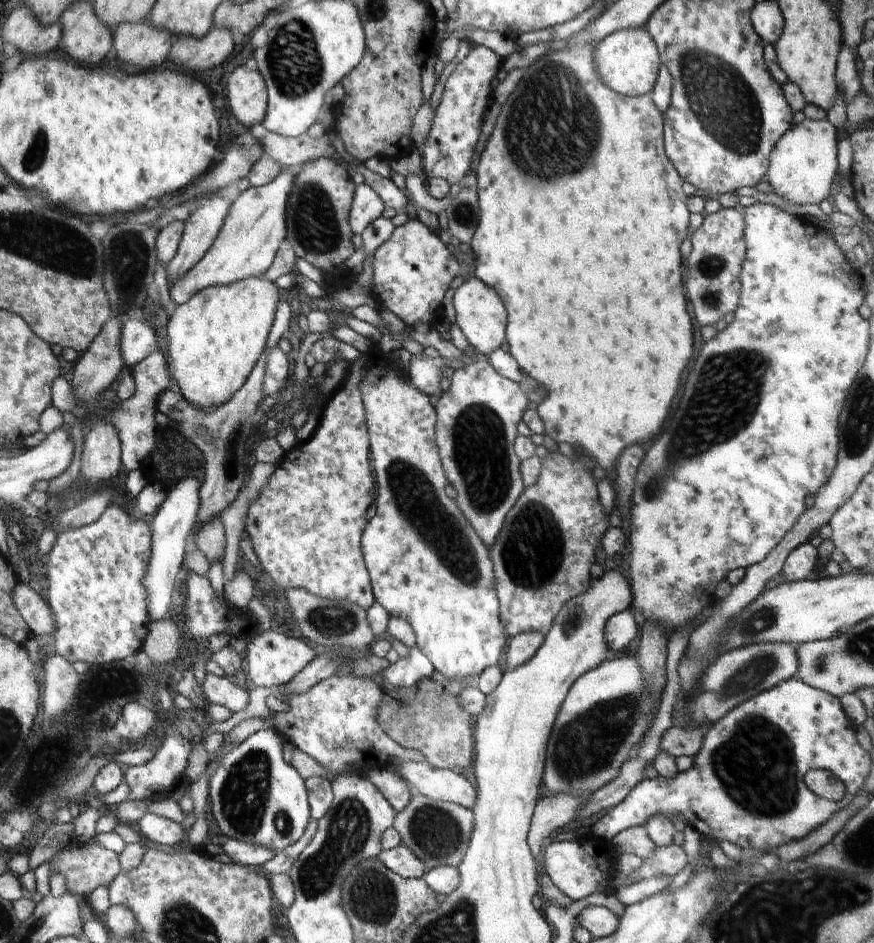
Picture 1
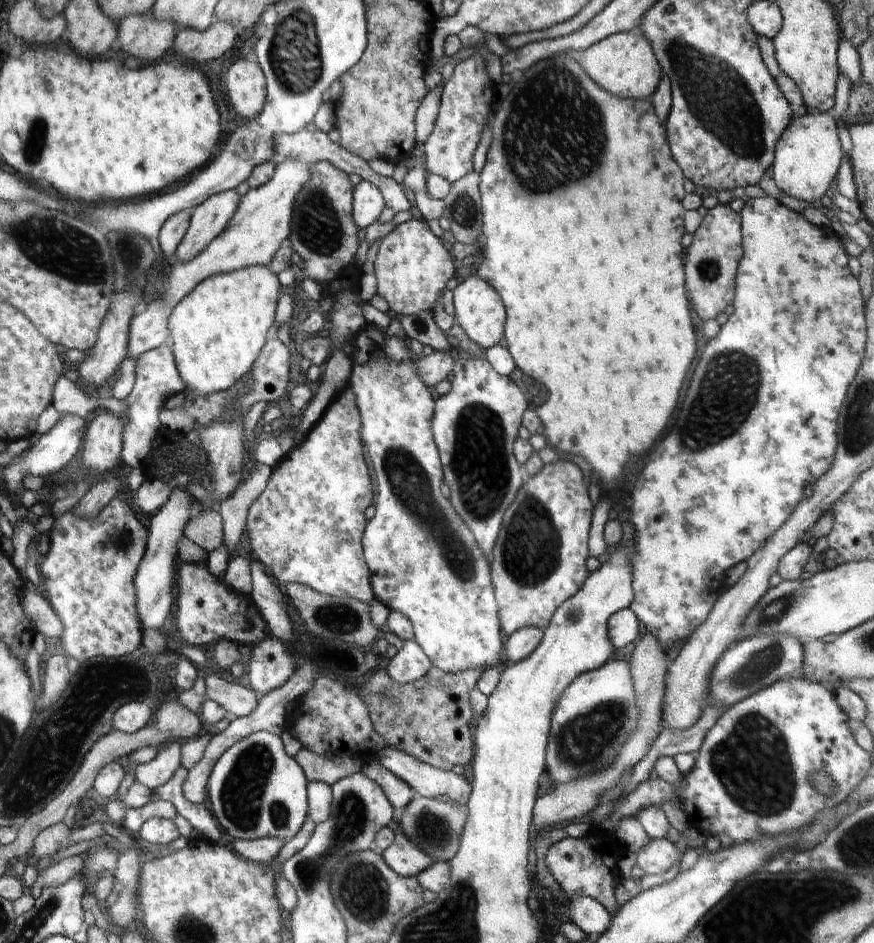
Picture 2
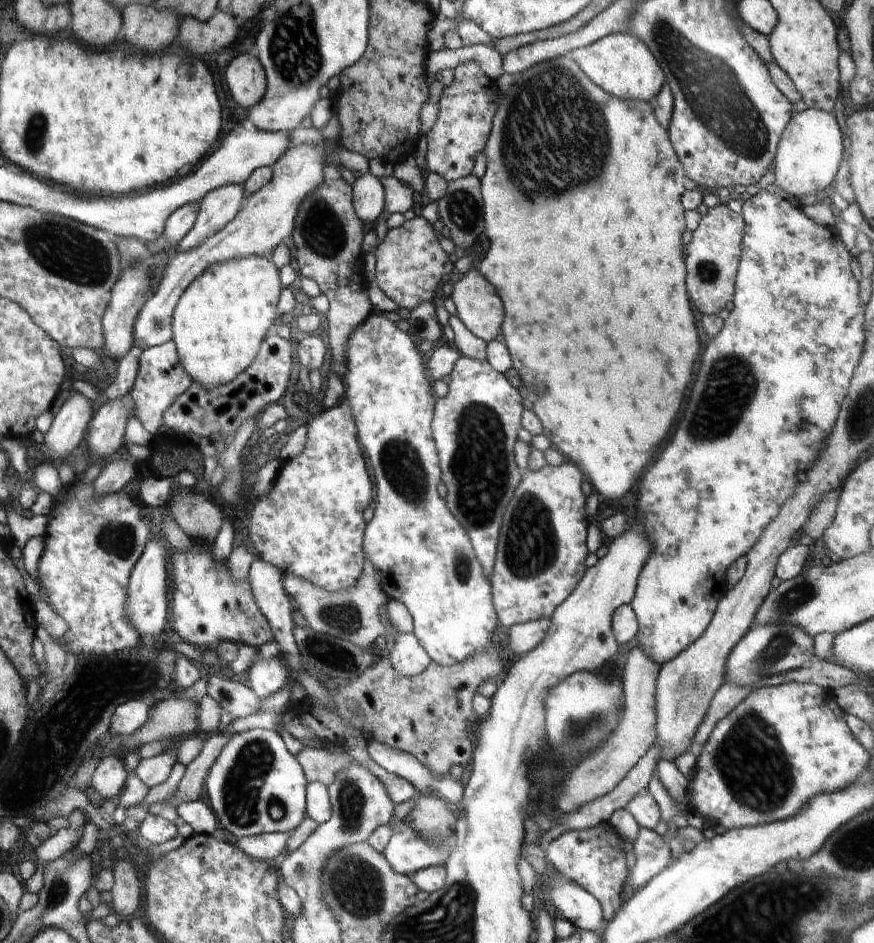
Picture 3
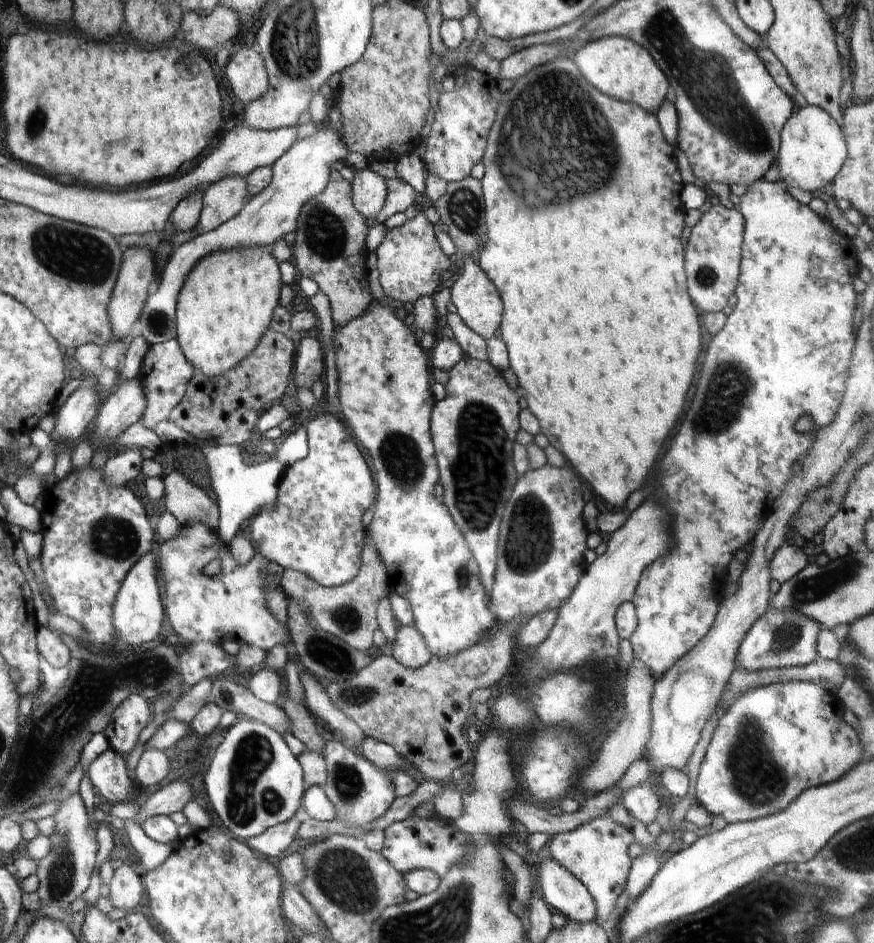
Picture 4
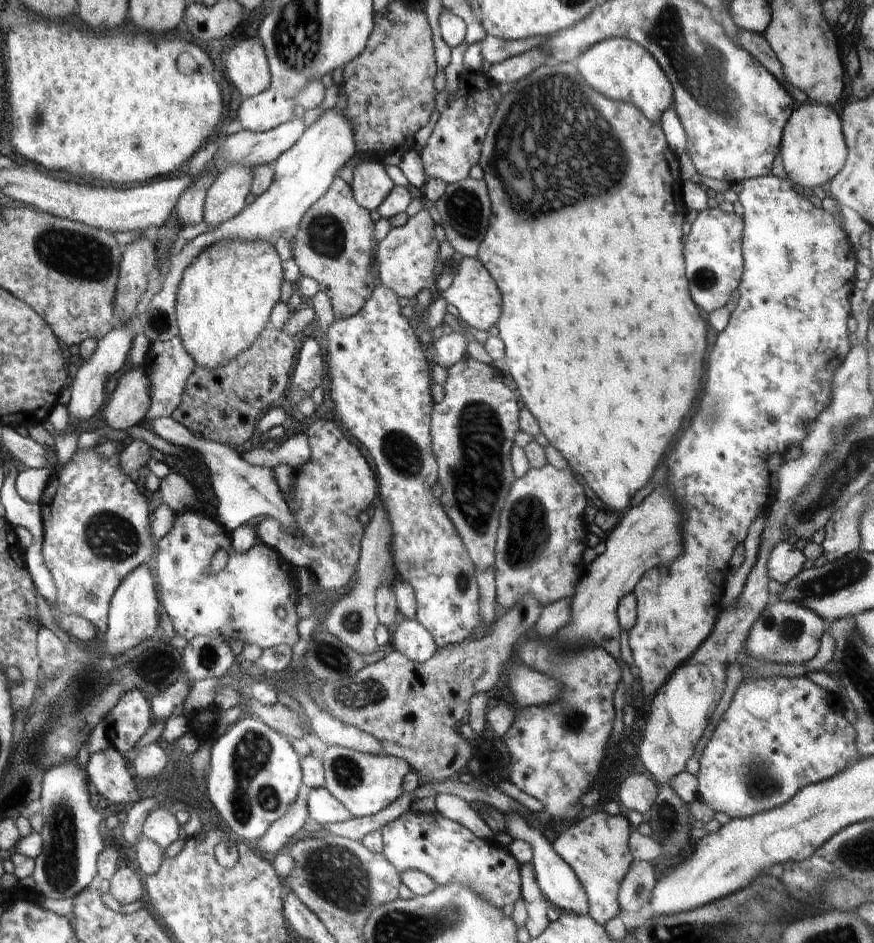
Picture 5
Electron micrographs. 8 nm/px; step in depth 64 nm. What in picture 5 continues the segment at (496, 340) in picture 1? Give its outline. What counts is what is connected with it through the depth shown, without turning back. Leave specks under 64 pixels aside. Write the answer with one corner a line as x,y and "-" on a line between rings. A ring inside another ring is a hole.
463,257
458,263
458,269
453,274
452,285
442,292
444,298
448,300
448,303
456,306
462,321
474,329
488,333
500,320
502,312
500,291
478,258

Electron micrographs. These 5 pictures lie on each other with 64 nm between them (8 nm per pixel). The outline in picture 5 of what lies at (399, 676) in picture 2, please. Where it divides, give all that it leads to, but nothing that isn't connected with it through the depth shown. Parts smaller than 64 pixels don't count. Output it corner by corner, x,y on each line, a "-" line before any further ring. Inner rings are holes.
400,619
391,642
396,652
400,652
400,656
420,664
430,660
436,652
432,634
428,634
424,626
420,626
416,619

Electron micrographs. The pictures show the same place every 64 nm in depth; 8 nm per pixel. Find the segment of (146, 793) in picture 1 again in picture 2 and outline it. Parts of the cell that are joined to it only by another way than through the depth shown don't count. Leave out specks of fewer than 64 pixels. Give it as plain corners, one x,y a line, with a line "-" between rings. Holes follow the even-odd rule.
172,741
166,747
159,748
158,754
151,762
137,764
134,769
134,782
146,786
151,791
164,786
182,766
183,745
178,741

